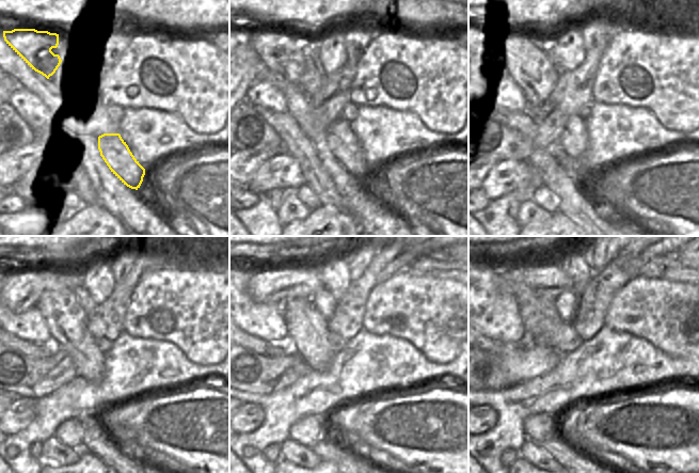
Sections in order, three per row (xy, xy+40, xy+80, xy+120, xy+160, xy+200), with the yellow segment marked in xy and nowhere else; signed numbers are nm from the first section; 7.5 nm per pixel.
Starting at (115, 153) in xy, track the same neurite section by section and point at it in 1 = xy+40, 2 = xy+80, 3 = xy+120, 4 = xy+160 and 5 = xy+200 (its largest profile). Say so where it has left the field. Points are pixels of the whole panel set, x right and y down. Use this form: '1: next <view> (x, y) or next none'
1: next xy+40 (343, 142)
2: next xy+80 (574, 139)
3: next xy+120 (67, 322)
4: next xy+160 (308, 333)
5: next xy+200 (544, 325)

